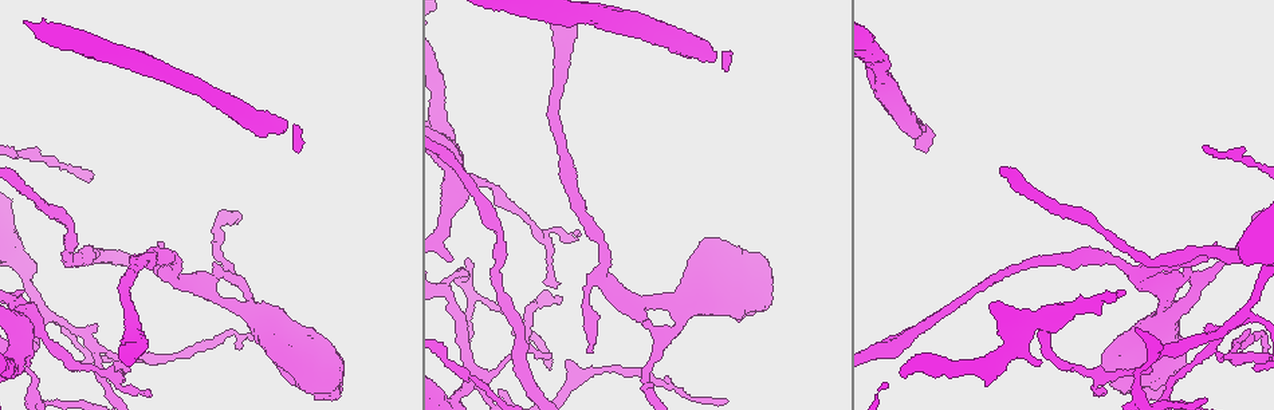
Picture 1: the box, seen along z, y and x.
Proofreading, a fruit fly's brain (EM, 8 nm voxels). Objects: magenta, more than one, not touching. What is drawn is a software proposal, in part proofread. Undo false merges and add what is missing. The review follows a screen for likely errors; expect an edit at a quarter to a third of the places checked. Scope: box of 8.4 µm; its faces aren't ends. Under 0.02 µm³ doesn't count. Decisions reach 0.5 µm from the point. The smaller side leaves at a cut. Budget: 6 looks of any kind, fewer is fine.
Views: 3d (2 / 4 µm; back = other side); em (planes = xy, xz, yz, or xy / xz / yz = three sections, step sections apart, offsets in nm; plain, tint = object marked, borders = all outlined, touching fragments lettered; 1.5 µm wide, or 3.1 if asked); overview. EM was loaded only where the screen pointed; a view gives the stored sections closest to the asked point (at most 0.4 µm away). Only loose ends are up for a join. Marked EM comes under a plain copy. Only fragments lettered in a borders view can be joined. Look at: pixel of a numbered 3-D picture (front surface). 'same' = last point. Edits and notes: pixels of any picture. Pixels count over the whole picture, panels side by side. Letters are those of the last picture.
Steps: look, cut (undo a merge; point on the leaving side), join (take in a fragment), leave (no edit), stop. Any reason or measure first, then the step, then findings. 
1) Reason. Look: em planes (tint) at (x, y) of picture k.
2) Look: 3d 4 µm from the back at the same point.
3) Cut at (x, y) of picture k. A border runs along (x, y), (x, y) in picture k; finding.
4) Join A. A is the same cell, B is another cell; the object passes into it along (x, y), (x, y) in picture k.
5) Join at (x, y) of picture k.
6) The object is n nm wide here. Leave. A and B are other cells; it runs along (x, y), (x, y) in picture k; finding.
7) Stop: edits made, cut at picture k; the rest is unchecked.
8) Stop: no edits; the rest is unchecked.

An open end. Look: 3d 2 µm from the back at (28, 361) of picture 1.

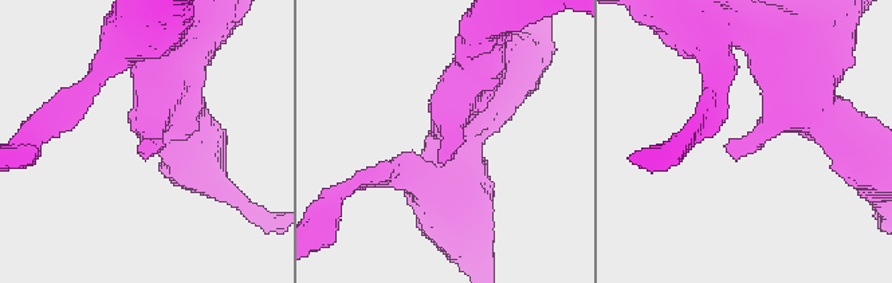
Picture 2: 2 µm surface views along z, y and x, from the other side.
Need the tissue. Look: em planes (borders) at (443, 162) of picture 2.

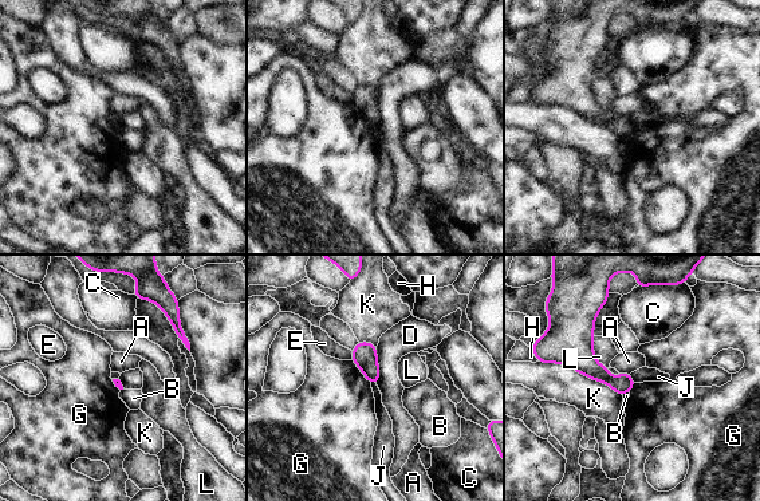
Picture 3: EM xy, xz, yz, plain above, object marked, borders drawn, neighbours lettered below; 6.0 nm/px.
Leave. A, B, C, D, E, G, H, J, K and L are other cells; a border runs along (351, 359), (370, 383) in picture 3; none of them fits.

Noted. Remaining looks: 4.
Look: em planes (borders) at (915, 123) of picture 1.

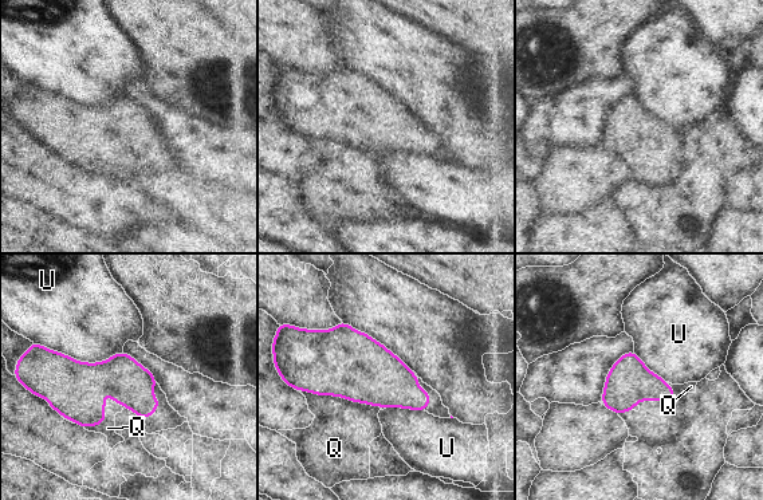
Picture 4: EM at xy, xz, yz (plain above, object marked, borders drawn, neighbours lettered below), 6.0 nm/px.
Leave. Q and U are other cells; a border runs along (292, 388), (381, 406) in picture 4; all the same cell.

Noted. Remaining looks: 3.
Sharp bend. Look: em xy step 4 (tint) at (649, 393) of picture 1.

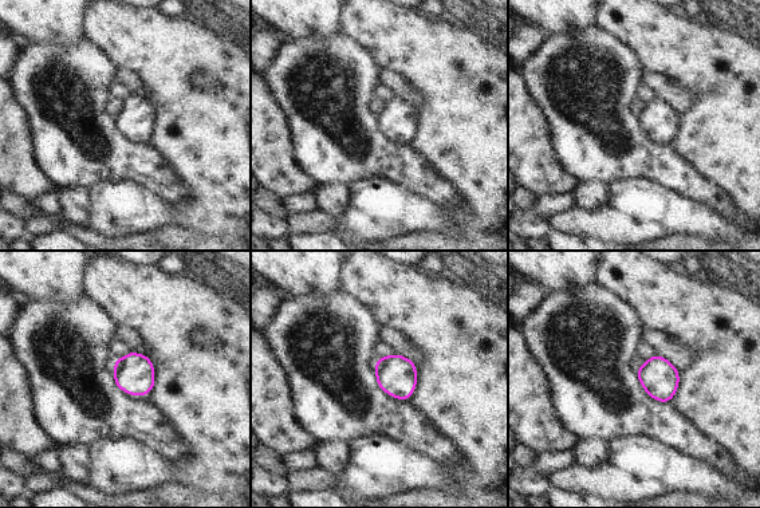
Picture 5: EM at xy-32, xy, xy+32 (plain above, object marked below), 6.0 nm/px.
Cut it another way. Look: em planes (borders) at the same point.

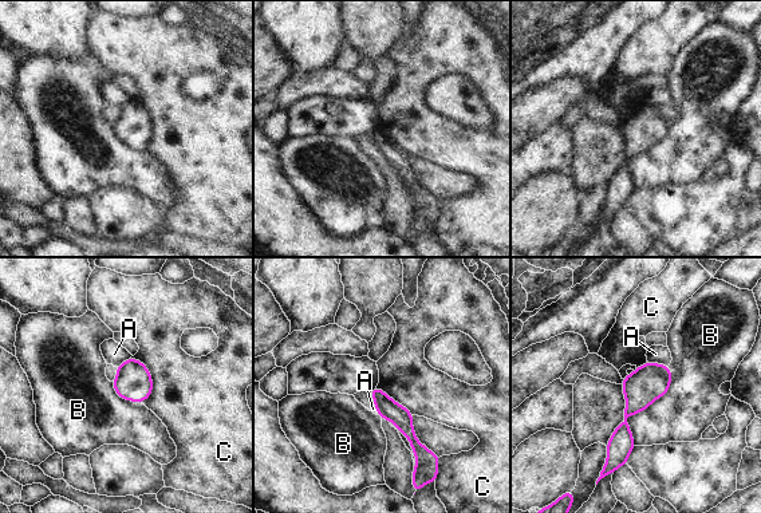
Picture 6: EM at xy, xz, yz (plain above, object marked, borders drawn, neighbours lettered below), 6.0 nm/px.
The longest contact is with B, 500 nm. Leave. A, B and C are other cells; it runs along (666, 370), (629, 410), (611, 464) in picture 6; continuous, no second cell.

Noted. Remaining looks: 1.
Stop: no edits; the rest is unchecked.

